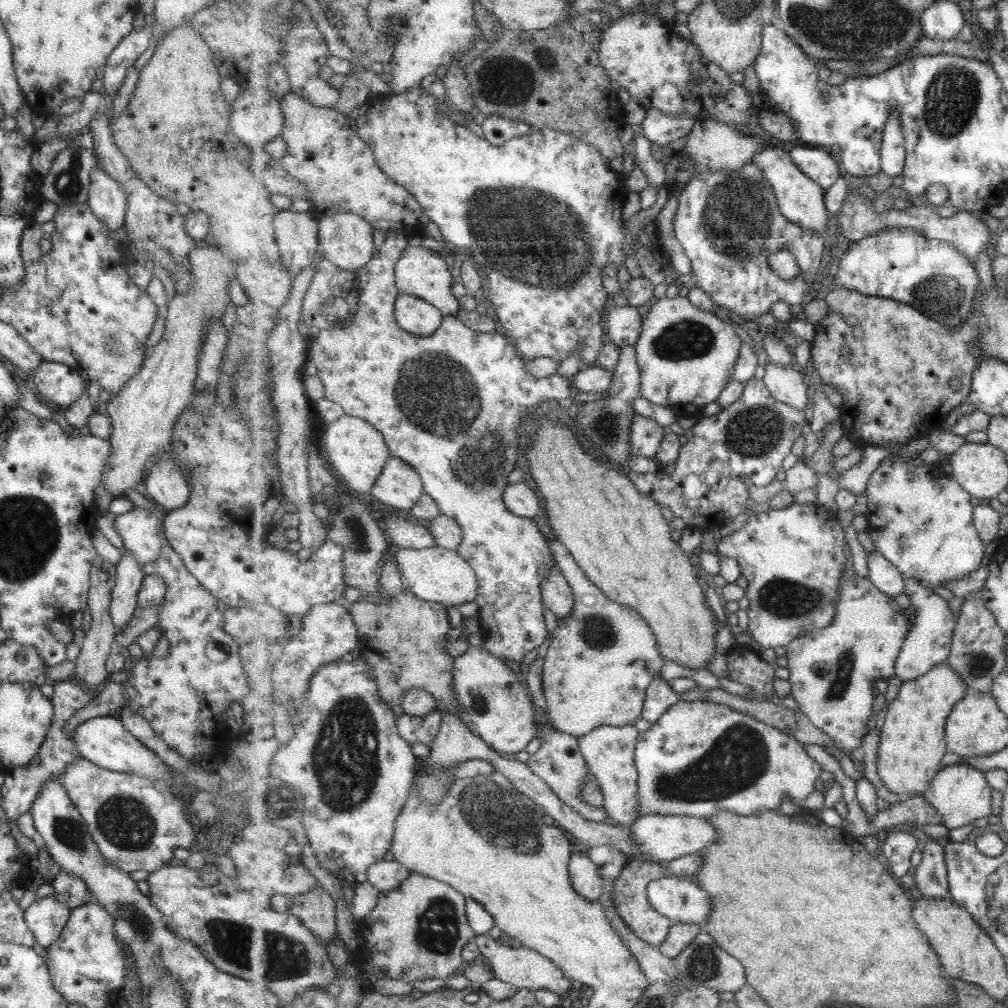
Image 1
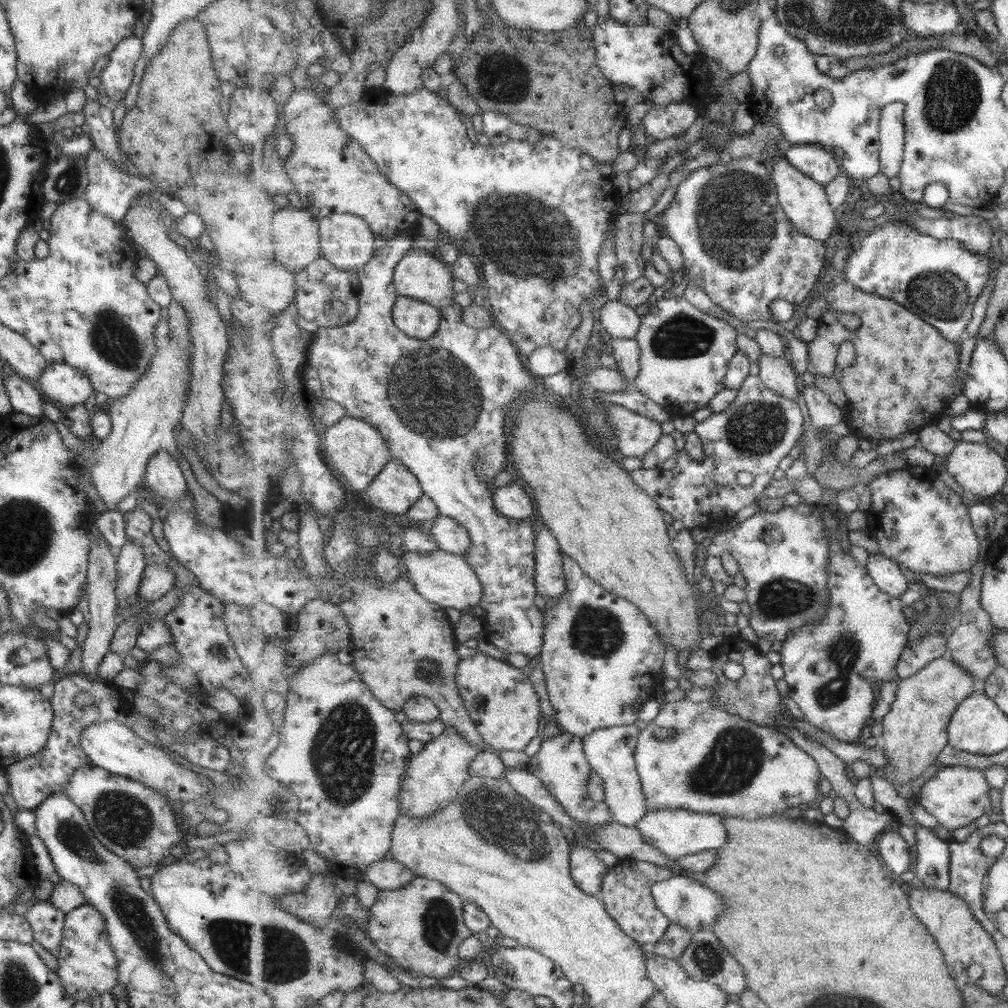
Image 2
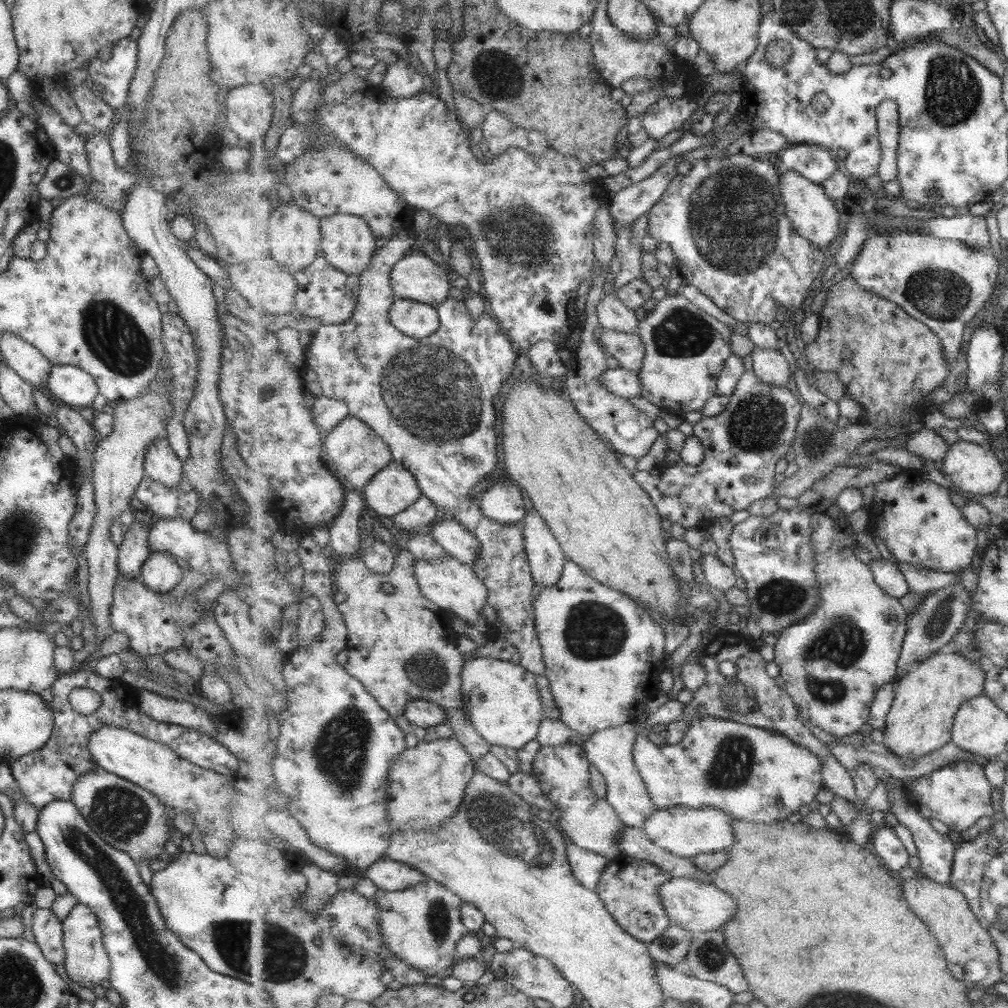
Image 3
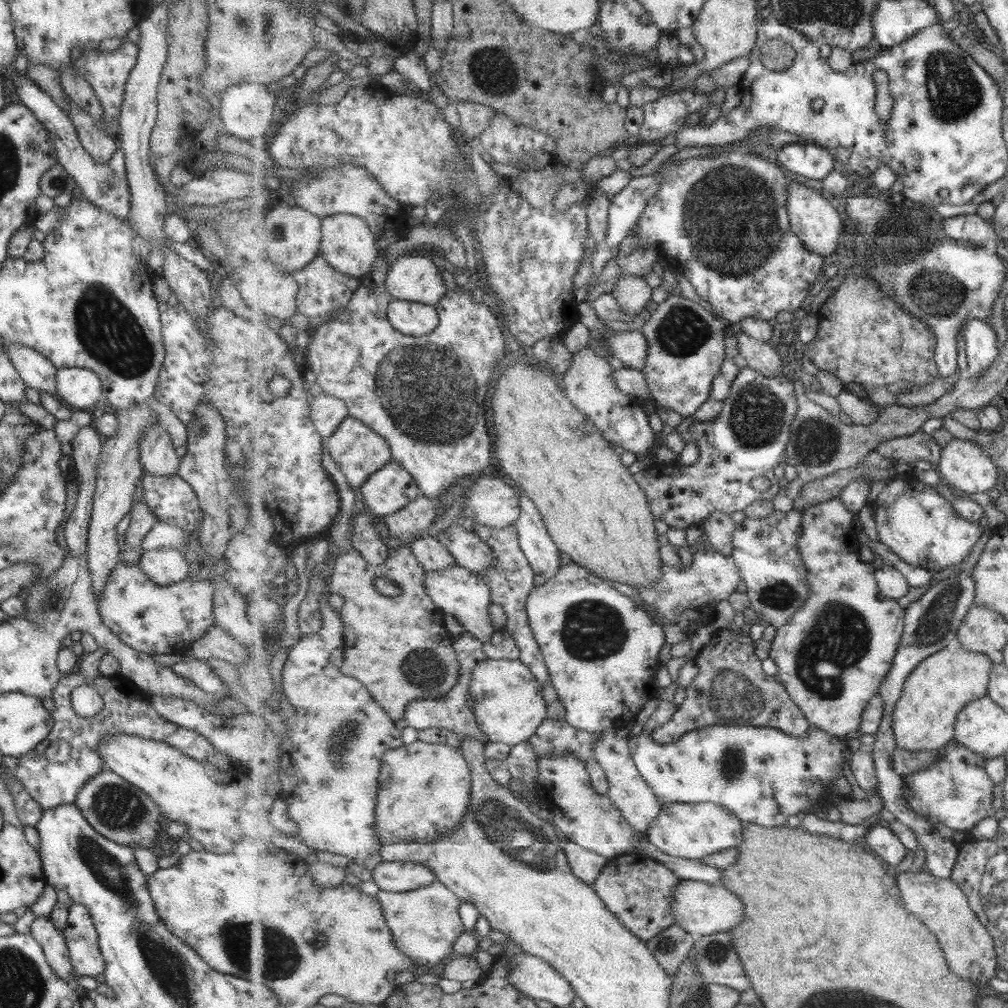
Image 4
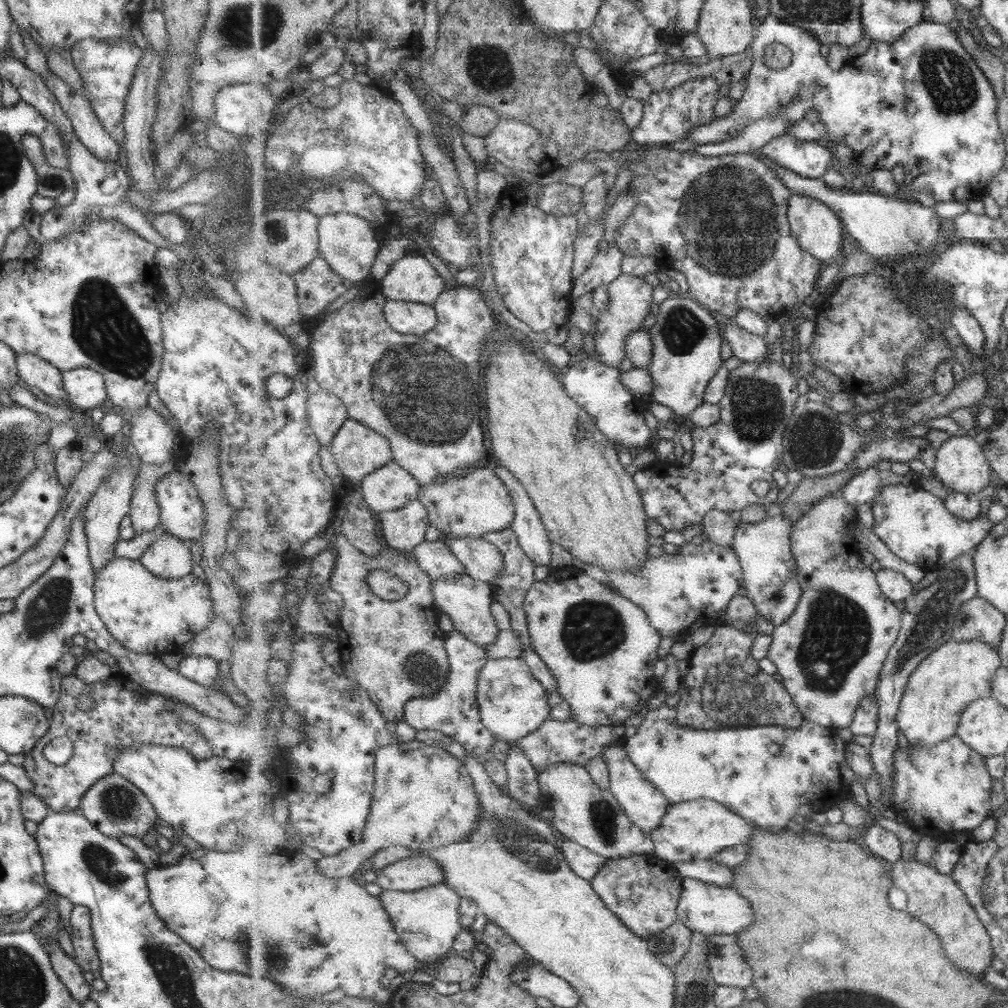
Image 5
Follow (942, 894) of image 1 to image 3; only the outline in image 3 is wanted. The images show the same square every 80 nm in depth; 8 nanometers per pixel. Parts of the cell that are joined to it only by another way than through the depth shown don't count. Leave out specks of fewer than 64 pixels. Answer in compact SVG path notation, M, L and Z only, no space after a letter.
M883 779L881 782L887 787L889 795L891 795L891 800L893 800L893 808L891 812L896 816L901 825L904 825L910 832L912 832L912 837L917 846L917 856L921 861L921 865L917 872L935 882L939 882L939 884L947 885L952 877L956 844L951 842L947 836L940 834L933 828L929 820L925 819L918 812L917 807L909 802L907 793L901 794L901 791L893 785L893 782L889 782L887 779Z

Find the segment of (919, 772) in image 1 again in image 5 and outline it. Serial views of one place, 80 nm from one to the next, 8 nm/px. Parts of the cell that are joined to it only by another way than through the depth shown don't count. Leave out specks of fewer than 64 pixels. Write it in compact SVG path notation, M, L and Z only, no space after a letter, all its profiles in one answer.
M957 641L940 646L911 675L905 689L897 722L901 734L913 747L935 746L958 732L963 711L970 702L992 696L992 684L1002 658L997 648L978 641Z

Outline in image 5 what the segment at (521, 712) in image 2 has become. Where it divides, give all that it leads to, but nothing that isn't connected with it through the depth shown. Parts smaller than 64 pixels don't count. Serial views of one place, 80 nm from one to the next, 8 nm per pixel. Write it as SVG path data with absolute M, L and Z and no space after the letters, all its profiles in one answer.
M523 658L489 659L478 678L478 699L482 721L498 736L499 740L514 743L534 733L542 724L551 719L549 692L531 672Z

